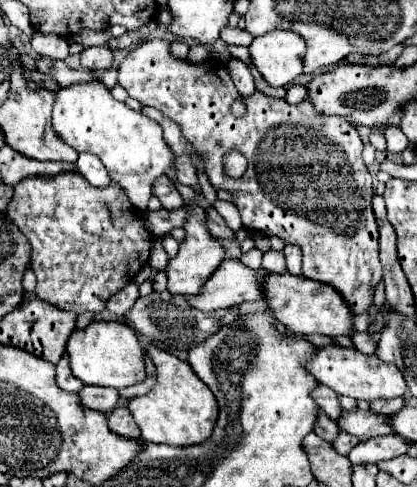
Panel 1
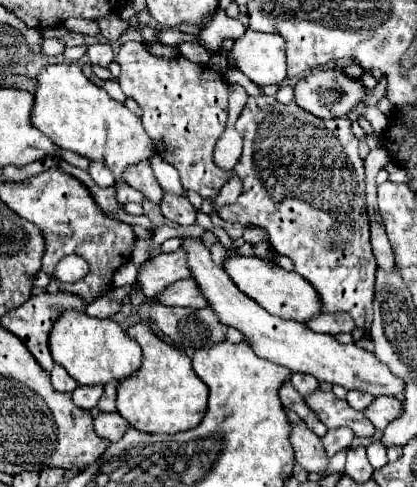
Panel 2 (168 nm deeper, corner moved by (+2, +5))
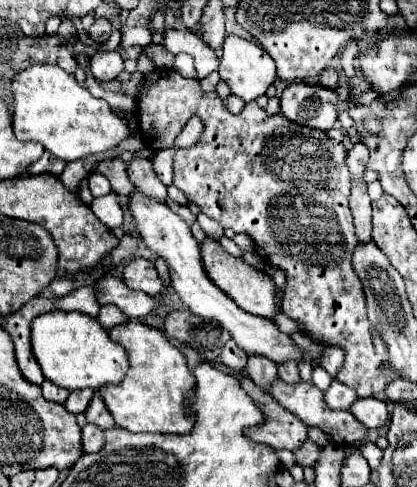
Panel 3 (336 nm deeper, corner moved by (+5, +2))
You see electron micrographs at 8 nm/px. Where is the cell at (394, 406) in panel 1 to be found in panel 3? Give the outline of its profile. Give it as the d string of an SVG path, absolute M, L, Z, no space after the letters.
M334 379L330 389L324 393L324 399L332 409L344 409L346 411L346 409L352 407L352 403L358 399L358 395L352 387L348 387L348 385Z

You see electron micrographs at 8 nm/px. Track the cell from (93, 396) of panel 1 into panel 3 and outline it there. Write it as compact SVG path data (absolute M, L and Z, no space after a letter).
M82 389L82 391L72 391L70 393L70 397L66 399L66 409L68 411L72 411L72 413L84 413L86 411L86 407L88 407L88 403L90 403L90 399L92 399L92 395L94 395L94 391L92 389Z

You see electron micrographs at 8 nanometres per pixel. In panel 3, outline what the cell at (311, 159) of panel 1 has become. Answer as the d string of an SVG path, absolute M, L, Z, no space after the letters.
M152 69L148 73L144 73L144 83L142 83L142 89L140 89L140 95L138 95L138 109L136 109L136 115L138 115L138 125L140 125L140 133L142 133L142 139L144 143L152 149L152 151L162 151L162 149L174 149L174 141L176 137L180 135L182 127L186 125L186 121L192 117L192 115L198 115L200 121L204 123L204 135L200 139L200 143L196 147L190 147L190 149L176 149L174 151L174 185L186 193L186 197L196 203L202 213L206 213L208 217L212 217L214 221L218 221L224 229L232 229L234 233L246 233L254 239L256 243L256 253L266 259L268 263L280 267L284 273L286 273L286 289L284 289L284 297L282 297L282 313L288 315L290 319L298 321L316 341L320 343L326 343L326 345L340 345L344 351L346 351L346 359L344 359L344 365L340 367L336 379L354 387L356 393L360 397L370 397L378 391L384 389L384 385L388 385L390 381L396 379L396 373L392 373L392 369L388 369L388 351L384 349L384 341L380 337L380 333L374 333L374 327L370 325L368 321L368 315L366 315L366 299L364 299L364 291L362 291L362 281L360 277L356 275L356 271L352 269L352 253L356 251L358 247L358 237L354 233L354 223L352 223L352 213L350 213L350 205L348 205L348 197L350 197L350 183L352 183L352 173L346 165L346 157L348 157L348 149L342 145L342 143L336 143L332 141L324 131L316 131L316 129L308 129L304 125L298 125L298 123L292 123L290 119L286 119L284 115L268 115L264 109L260 109L256 105L256 101L252 103L246 103L246 109L240 113L240 115L232 115L224 101L218 97L216 91L204 91L200 87L200 81L198 79L186 79L182 77L178 71L174 69Z

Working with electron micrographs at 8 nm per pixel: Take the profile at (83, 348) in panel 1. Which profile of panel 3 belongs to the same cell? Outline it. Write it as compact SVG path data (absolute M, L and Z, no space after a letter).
M54 309L36 317L32 323L32 351L44 377L68 391L86 387L98 391L106 383L120 383L130 365L124 347L110 339L108 331L96 321L96 317L80 311Z

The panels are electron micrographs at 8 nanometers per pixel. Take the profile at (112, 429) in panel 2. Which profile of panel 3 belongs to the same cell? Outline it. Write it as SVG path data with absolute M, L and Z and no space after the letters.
M86 425L82 429L82 445L84 453L98 453L104 449L104 431L98 425Z

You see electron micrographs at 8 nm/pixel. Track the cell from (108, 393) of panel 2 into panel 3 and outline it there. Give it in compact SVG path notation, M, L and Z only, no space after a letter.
M98 391L94 393L94 397L92 397L92 401L90 401L88 409L86 409L86 419L88 419L88 423L98 425L100 429L112 429L114 427L114 417L106 409L106 405L100 399L100 393Z

